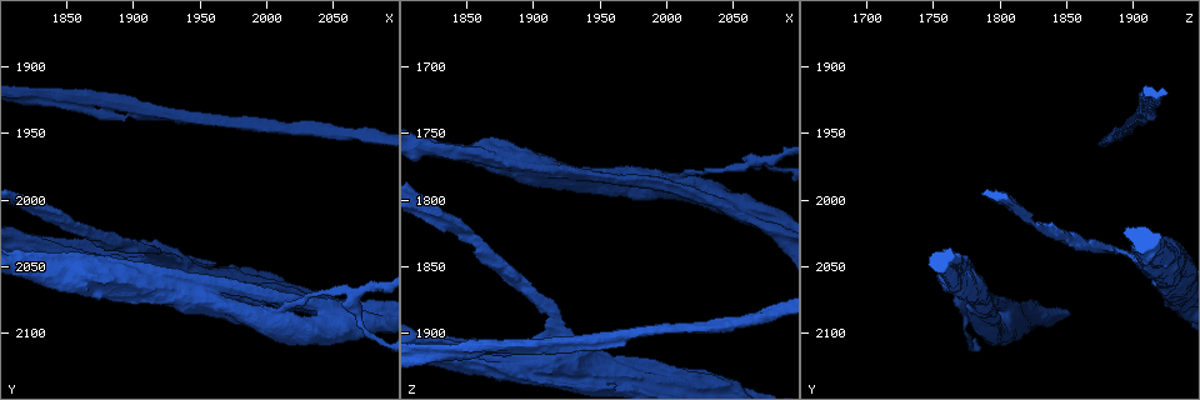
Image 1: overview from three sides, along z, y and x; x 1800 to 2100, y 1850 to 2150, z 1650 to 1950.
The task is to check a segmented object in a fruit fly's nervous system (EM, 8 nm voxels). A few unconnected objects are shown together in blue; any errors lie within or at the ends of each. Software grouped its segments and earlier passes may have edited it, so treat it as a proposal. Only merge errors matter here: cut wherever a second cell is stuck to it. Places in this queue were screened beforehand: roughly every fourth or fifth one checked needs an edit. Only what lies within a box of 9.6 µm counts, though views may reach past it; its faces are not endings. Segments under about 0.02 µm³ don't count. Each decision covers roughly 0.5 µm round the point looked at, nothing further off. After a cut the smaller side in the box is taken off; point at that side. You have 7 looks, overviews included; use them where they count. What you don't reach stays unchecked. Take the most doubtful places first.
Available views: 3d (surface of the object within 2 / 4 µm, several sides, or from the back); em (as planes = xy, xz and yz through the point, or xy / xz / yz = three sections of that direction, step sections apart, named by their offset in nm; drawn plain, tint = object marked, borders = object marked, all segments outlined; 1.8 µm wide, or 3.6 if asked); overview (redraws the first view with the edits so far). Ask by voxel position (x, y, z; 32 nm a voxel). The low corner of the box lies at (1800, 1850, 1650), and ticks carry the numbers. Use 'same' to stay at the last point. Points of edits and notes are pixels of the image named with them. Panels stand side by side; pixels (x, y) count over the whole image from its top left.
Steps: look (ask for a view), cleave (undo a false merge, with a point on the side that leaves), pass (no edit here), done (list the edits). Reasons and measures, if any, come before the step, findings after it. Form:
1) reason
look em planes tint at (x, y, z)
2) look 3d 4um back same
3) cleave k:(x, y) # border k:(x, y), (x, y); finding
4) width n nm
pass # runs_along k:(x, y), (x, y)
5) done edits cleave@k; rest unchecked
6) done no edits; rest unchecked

arms part here
look em planes tint at (1892, 1930, 1910)

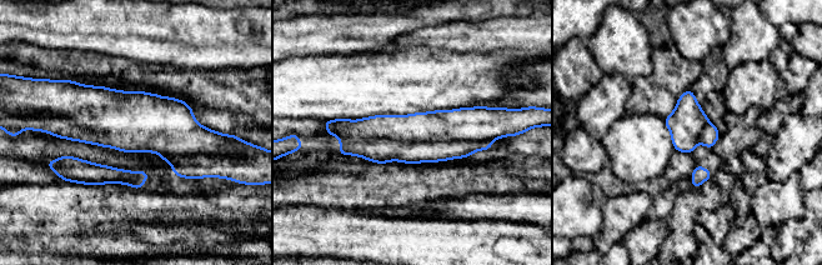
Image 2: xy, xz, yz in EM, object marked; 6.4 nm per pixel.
cleave 2:(377, 150) # two cells meet here

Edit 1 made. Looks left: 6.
look overview

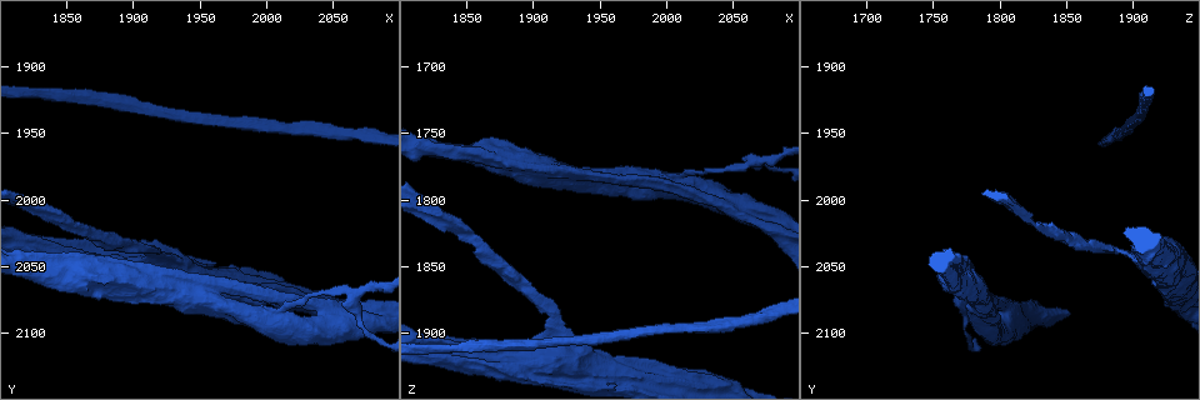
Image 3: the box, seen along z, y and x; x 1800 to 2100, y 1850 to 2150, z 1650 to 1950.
branch point
look em 3.6um yz step 16 tint at (1856, 2058, 1762)

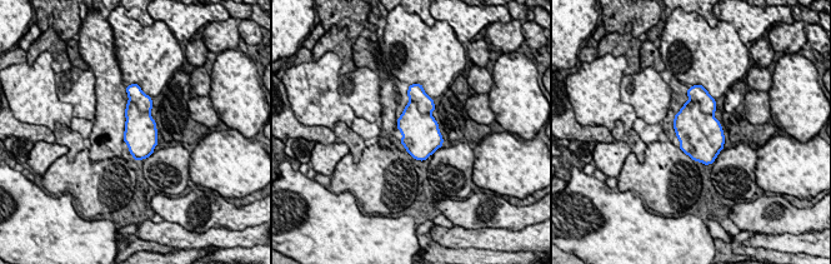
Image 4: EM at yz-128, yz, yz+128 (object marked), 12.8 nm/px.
pass # one cell here

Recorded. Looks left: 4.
sudden change in width
look em planes tint at (1954, 2076, 1784)

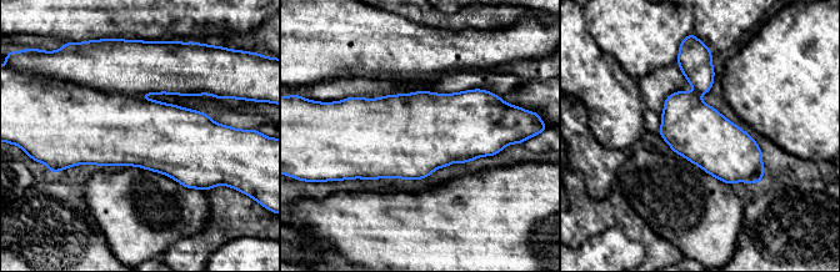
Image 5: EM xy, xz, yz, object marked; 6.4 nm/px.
width 360 nm
pass # one cell here

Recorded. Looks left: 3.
done edits cleave@2; rest unchecked

